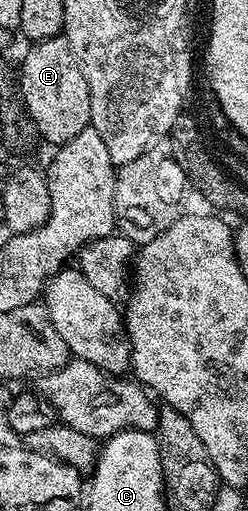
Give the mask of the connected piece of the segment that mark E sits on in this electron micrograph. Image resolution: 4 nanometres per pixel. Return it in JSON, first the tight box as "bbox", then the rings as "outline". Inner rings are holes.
{"bbox":[19,38,91,148],"outline":[[[52,38],[34,42],[28,47],[25,59],[19,66],[19,93],[28,121],[56,148],[75,140],[79,132],[91,125],[91,96],[87,92],[87,80],[71,52],[71,44],[66,38]]]}

